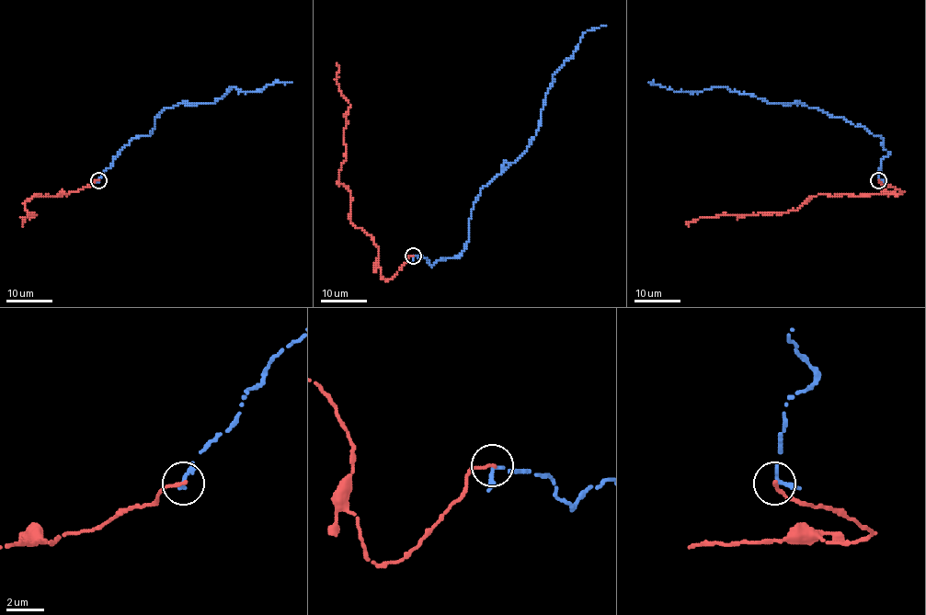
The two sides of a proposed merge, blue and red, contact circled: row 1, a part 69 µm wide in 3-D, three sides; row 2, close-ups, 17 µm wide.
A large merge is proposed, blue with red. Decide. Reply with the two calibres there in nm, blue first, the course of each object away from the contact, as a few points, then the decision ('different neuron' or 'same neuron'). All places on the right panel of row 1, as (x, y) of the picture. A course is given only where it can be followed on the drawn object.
300/180 nm | blue via (879, 180), (888, 153), (883, 140), (843, 118), (719, 87), (679, 91), (649, 83) | red via (878, 180), (902, 192), (818, 194), (778, 214), (727, 214), (688, 225) | same neuron

